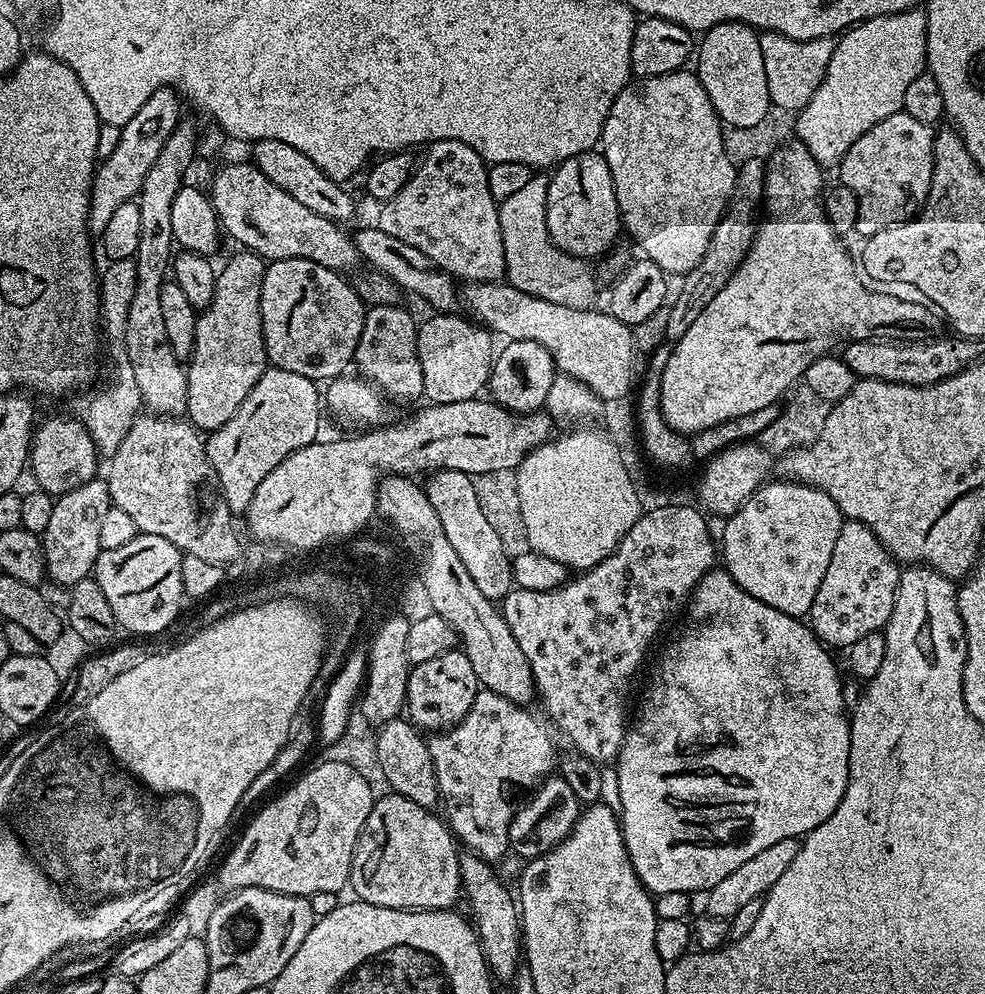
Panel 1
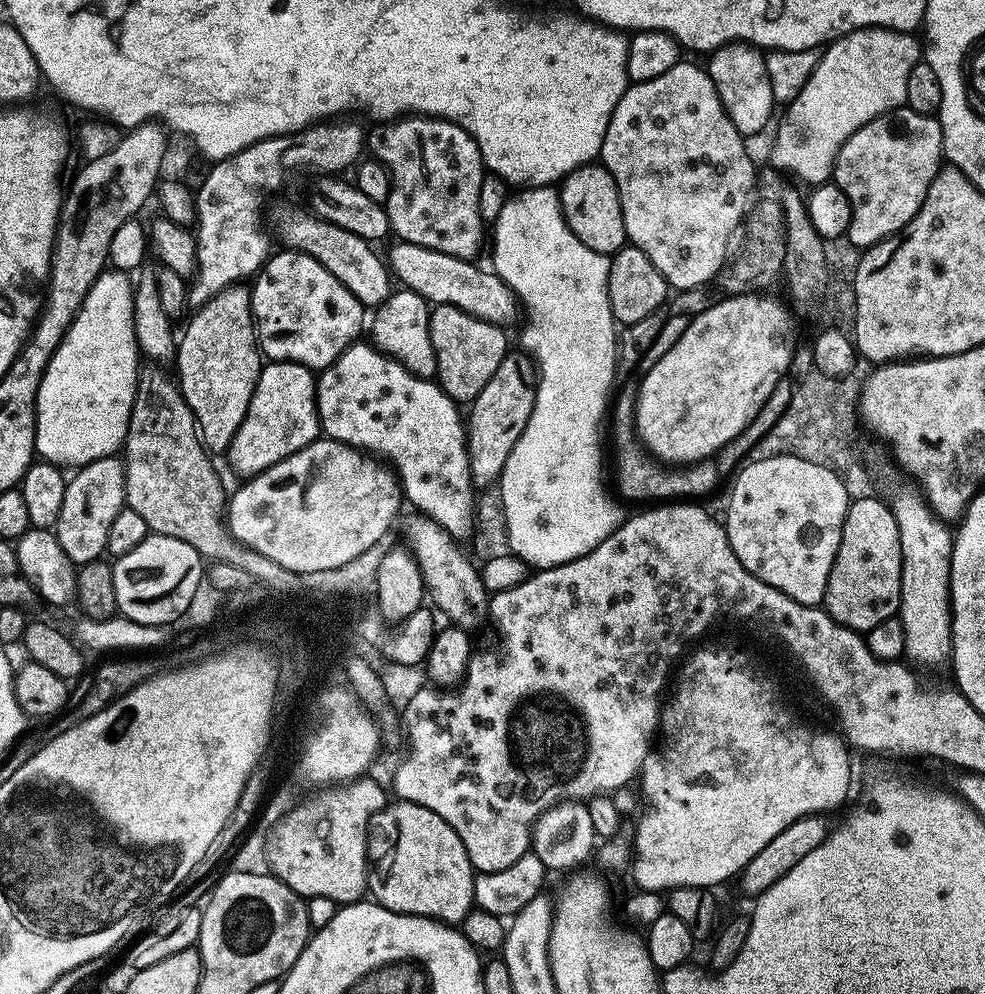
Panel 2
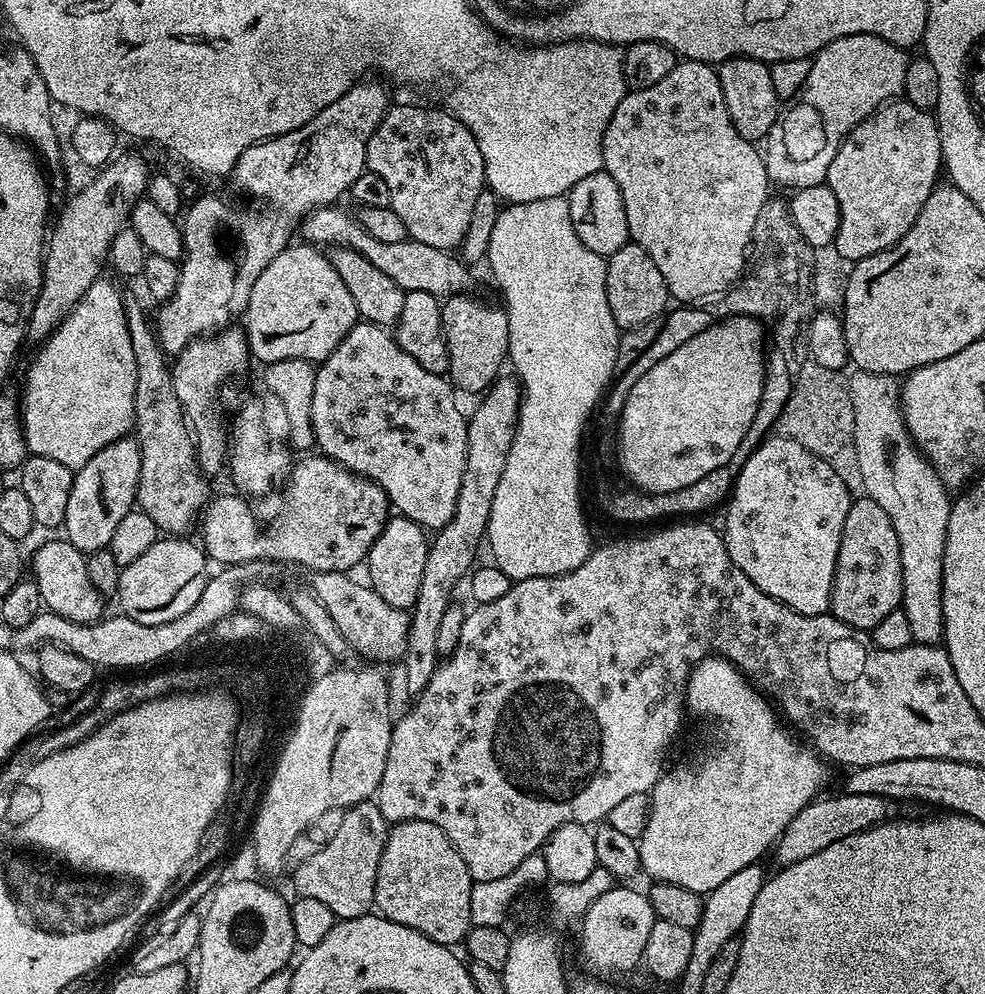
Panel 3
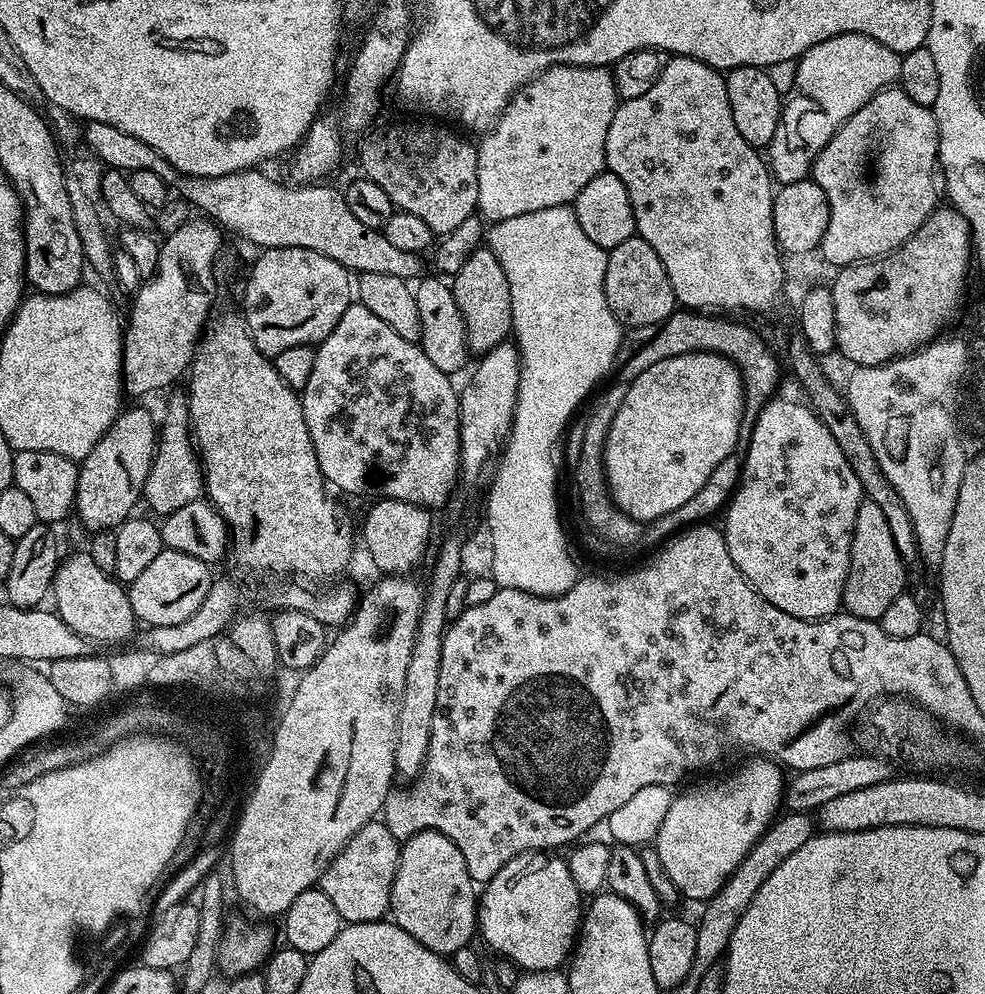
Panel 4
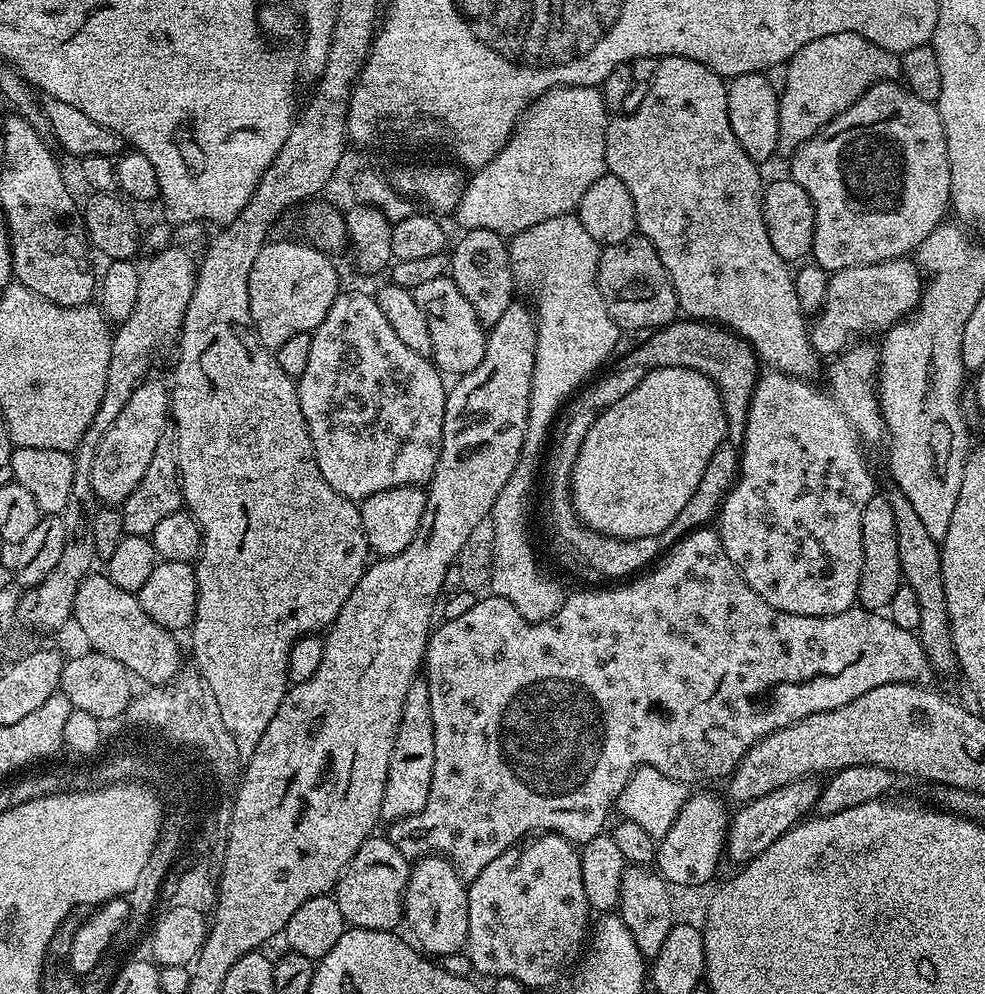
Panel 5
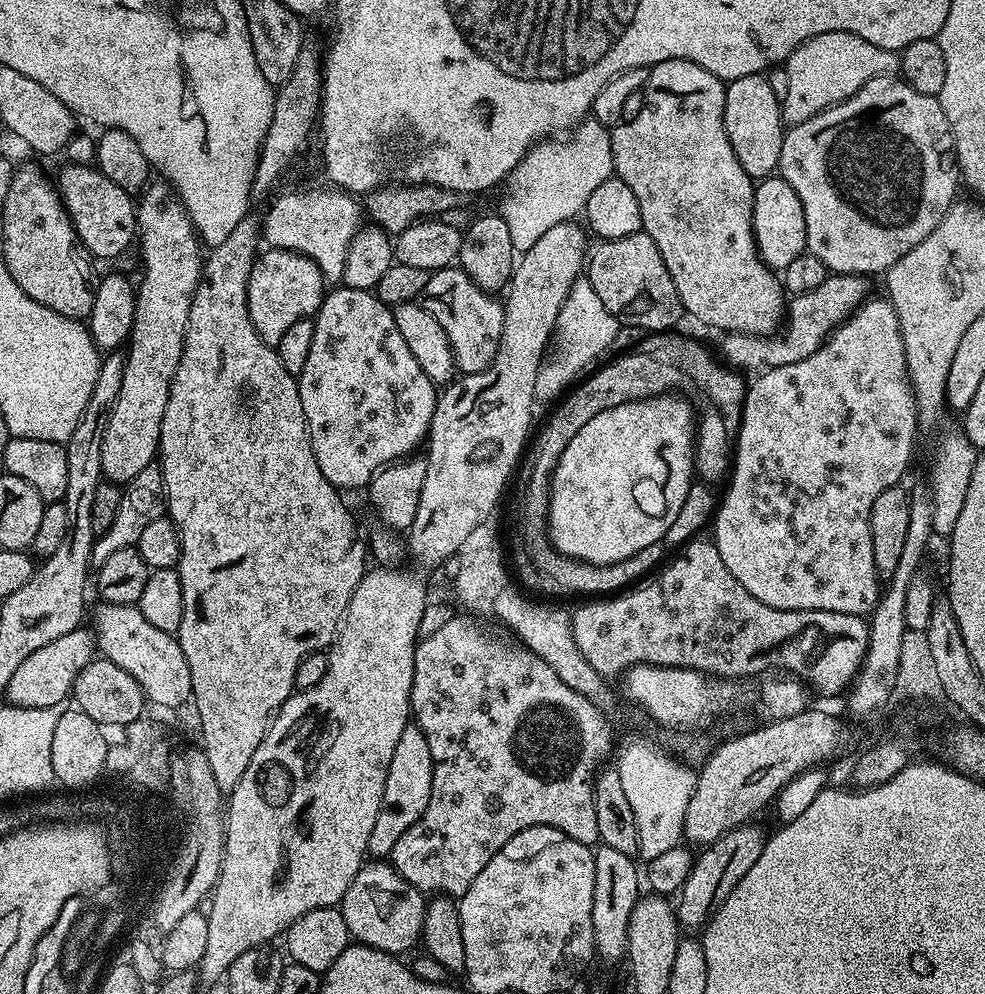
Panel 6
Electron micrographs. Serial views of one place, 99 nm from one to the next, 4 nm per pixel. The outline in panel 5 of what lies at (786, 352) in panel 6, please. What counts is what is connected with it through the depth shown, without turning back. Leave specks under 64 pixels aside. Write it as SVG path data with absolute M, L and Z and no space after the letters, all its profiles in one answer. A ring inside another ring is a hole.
M908 258L866 266L850 266L846 270L831 273L824 305L815 313L810 324L816 355L821 358L835 358L865 338L879 337L893 328L899 320L910 315L920 304L922 276L920 280L919 275L921 273Z

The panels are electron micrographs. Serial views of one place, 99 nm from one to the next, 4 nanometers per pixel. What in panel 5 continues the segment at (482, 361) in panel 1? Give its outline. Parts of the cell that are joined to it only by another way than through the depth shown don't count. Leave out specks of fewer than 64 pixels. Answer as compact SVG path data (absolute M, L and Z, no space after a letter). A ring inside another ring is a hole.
M469 228L463 235L457 242L456 249L454 244L450 252L450 275L458 290L462 290L466 302L474 306L474 314L478 314L481 324L491 326L496 324L498 318L502 318L502 314L506 314L506 310L514 303L509 241L494 230Z

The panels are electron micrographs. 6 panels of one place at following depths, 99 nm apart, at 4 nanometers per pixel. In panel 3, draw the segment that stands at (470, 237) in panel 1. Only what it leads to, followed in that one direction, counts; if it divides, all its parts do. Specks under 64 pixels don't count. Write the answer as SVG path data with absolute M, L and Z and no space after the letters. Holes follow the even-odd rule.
M393 103L378 122L366 146L364 163L367 171L378 174L386 182L390 194L388 207L398 214L398 218L402 218L411 239L426 242L426 246L456 250L470 226L470 210L474 210L474 201L486 188L484 163L474 134L470 134L470 130L466 130L462 121L451 112L440 108Z

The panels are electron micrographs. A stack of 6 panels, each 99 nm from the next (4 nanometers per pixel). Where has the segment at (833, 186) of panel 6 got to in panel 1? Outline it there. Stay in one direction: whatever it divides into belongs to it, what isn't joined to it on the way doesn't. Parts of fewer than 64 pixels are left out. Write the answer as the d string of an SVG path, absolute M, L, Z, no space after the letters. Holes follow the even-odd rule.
M903 110L882 118L878 126L870 126L838 165L839 183L854 190L858 198L858 222L855 228L870 237L891 224L903 224L919 213L928 198L932 185L932 155L934 154L934 128L917 122Z

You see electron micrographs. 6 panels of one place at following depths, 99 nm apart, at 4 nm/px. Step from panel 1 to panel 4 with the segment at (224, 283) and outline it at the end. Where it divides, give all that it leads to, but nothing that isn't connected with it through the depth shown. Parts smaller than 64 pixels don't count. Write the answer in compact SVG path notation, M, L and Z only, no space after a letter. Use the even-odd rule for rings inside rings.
M172 396L168 400L168 425L161 427L158 432L158 448L156 455L152 457L150 474L144 483L143 499L148 500L147 511L163 518L169 516L174 510L182 506L190 506L190 502L201 499L204 491L204 469L198 459L197 453L184 452L190 448L192 429L188 423L188 397Z

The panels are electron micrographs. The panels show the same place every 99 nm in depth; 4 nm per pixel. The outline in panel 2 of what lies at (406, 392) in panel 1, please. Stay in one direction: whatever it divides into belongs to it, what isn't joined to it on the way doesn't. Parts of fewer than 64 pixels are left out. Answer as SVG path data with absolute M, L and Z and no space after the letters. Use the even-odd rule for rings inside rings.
M401 287L380 303L374 312L376 317L373 320L371 317L370 320L371 343L385 356L401 364L406 371L413 372L423 380L433 379L436 374L436 359L428 330L429 311L430 305L427 300L423 300L419 294L411 292L409 288Z

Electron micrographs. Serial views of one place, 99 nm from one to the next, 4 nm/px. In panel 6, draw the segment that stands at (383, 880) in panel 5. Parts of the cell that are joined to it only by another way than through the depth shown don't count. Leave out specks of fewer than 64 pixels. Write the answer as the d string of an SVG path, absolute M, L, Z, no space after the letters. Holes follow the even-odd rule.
M368 862L358 870L350 890L339 905L342 918L353 941L368 944L383 952L405 954L417 947L424 931L425 893L402 878L388 862Z

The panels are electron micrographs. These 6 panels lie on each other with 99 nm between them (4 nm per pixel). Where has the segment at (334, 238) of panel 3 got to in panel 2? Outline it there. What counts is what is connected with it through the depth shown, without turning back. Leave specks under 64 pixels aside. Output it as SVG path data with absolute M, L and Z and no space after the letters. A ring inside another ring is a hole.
M396 242L396 245L386 252L386 263L391 275L403 287L419 294L429 305L449 304L476 320L501 326L508 326L512 320L512 307L517 307L518 304L516 293L495 271L487 267L479 268L472 260L442 254L438 250L430 250L417 244Z

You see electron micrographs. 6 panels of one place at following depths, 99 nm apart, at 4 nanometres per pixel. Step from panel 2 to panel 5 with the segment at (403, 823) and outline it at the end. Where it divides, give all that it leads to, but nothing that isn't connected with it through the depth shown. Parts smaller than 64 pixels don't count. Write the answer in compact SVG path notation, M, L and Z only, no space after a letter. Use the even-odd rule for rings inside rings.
M439 854L425 856L411 865L408 874L408 885L404 891L402 920L412 931L411 939L418 945L421 953L432 958L463 953L468 943L468 889L465 881L454 870L449 860Z

